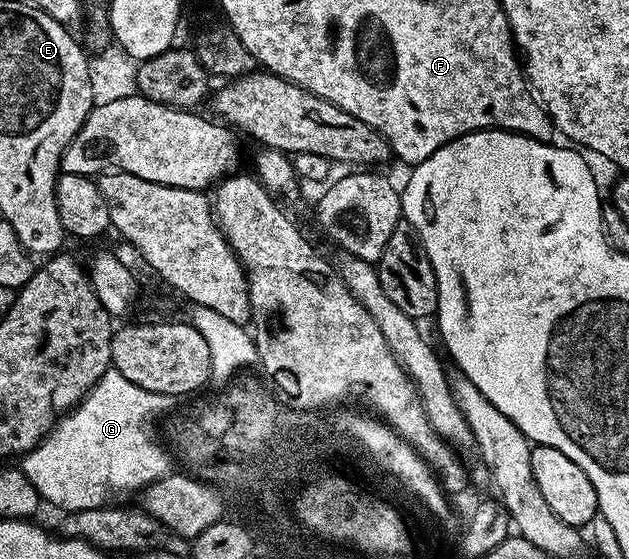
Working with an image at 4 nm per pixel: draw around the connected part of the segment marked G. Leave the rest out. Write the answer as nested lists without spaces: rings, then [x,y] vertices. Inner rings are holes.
[[[108,369],[101,377],[101,381],[97,381],[97,385],[93,390],[90,391],[72,411],[66,412],[66,414],[56,422],[55,426],[51,428],[50,433],[43,438],[32,451],[28,451],[26,455],[22,456],[21,470],[25,473],[25,477],[29,477],[33,489],[37,489],[40,500],[42,500],[44,504],[52,503],[53,506],[60,507],[63,513],[101,507],[118,500],[115,499],[118,495],[131,495],[134,491],[136,491],[136,493],[142,492],[159,479],[164,479],[165,476],[172,474],[173,471],[173,459],[169,454],[168,448],[161,442],[160,436],[159,439],[155,436],[155,426],[158,425],[159,418],[161,418],[163,414],[166,416],[168,412],[172,410],[172,408],[170,409],[171,403],[173,403],[172,396],[153,393],[149,389],[141,389],[141,385],[133,385],[133,381],[129,381],[129,377],[125,377],[120,371]]]

